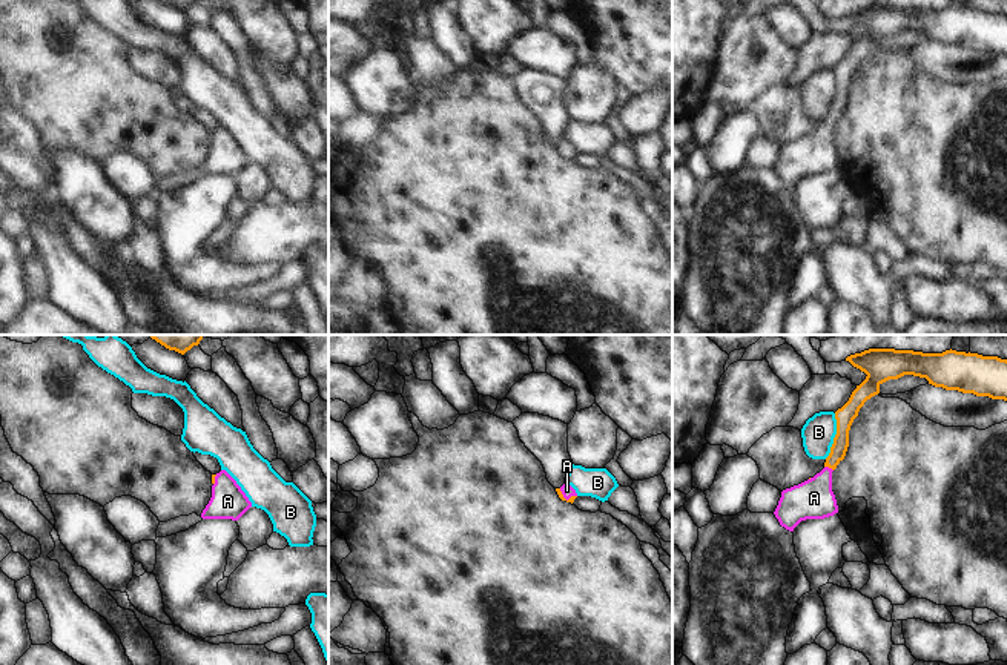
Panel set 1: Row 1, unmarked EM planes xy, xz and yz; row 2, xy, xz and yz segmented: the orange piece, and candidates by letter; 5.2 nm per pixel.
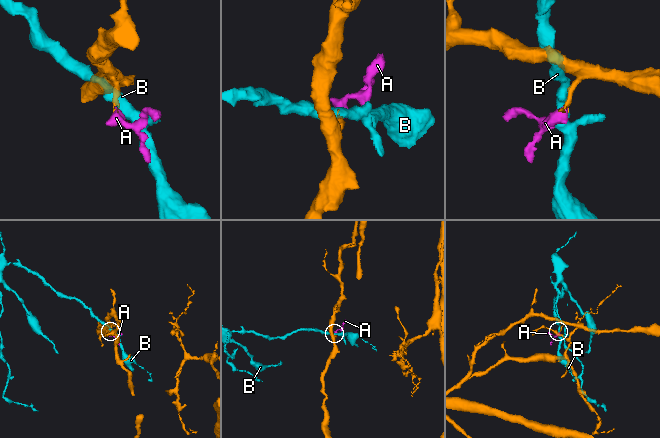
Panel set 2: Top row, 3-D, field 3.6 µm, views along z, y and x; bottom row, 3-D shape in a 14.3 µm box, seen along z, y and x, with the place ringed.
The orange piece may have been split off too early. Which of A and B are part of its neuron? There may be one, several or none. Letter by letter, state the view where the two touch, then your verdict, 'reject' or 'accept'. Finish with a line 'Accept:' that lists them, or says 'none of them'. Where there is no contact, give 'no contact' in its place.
A: contact in yz; accept
B: contact in yz; reject
Accept: A

